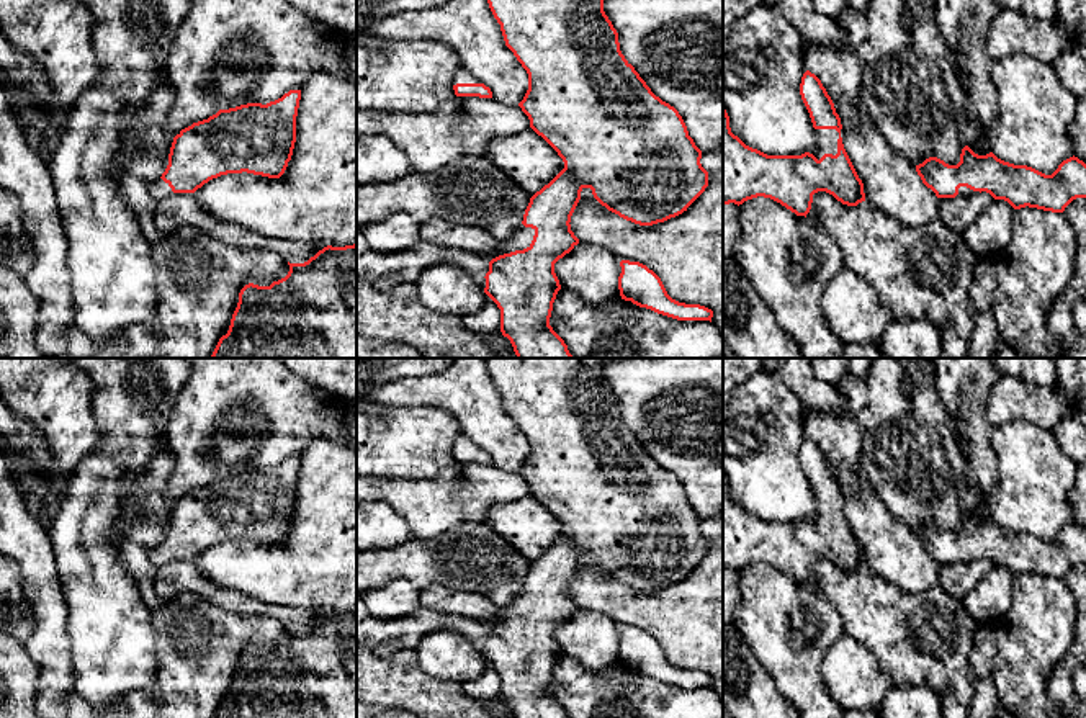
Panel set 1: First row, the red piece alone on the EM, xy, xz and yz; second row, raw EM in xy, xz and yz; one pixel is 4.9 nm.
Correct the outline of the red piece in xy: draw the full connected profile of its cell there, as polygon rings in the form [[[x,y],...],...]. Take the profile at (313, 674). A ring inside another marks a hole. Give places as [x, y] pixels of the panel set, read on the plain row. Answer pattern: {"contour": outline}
{"contour": [[[357,608],[327,612],[307,628],[288,631],[288,641],[270,653],[249,649],[240,656],[229,697],[214,718],[357,718]]]}

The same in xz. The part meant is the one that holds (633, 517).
{"contour": [[[484,358],[489,375],[500,391],[505,412],[528,440],[528,456],[518,469],[530,494],[563,525],[564,535],[540,558],[525,576],[523,587],[507,607],[497,607],[496,625],[450,613],[435,613],[419,605],[396,620],[373,615],[357,595],[357,641],[378,656],[417,649],[427,633],[455,630],[463,633],[481,656],[500,675],[500,698],[514,718],[569,718],[564,707],[550,692],[553,669],[561,656],[554,630],[569,620],[579,605],[571,597],[571,582],[581,558],[590,554],[594,564],[608,577],[639,592],[653,592],[675,584],[708,553],[708,538],[702,533],[702,517],[689,502],[679,478],[656,463],[620,417],[618,399],[604,378],[600,358]]]}

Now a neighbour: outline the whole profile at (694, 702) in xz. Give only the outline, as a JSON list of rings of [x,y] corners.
[[[561,654],[550,692],[569,718],[723,718],[723,700],[710,687],[677,687],[622,664],[594,672]]]

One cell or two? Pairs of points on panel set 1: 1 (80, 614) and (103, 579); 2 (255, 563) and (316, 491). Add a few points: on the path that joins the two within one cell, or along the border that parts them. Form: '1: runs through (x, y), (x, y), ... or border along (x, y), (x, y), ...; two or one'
1: runs through (89, 605), (98, 596), (98, 587); one
2: runs through (280, 563), (316, 529), (316, 516); one

